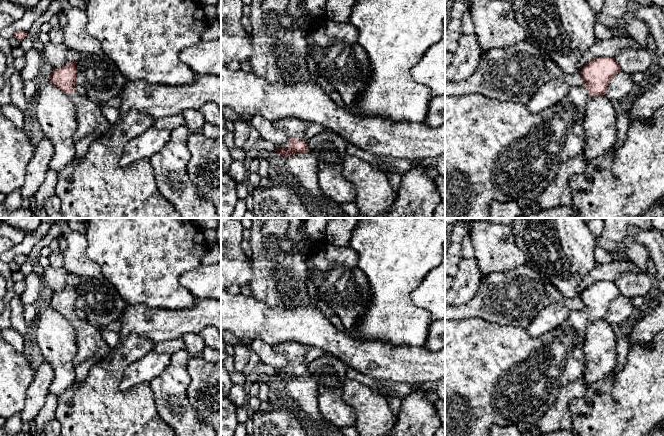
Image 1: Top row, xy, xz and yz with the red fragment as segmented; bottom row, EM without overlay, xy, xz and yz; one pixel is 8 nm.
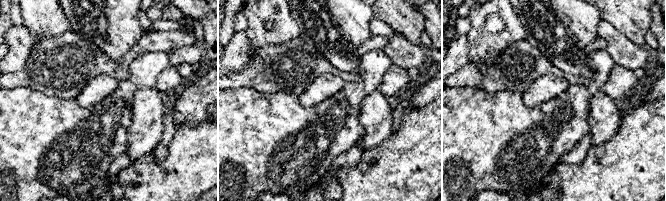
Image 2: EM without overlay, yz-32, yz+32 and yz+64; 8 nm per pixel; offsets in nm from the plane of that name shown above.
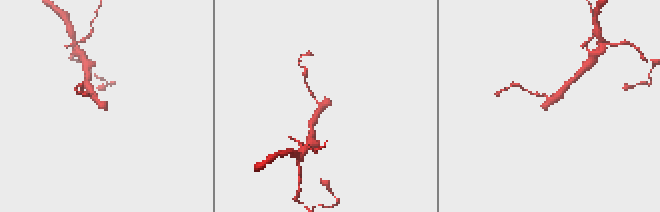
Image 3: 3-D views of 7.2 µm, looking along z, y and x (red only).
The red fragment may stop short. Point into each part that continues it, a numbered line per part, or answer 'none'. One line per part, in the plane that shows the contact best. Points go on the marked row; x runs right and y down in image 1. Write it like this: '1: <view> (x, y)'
1: xz (294, 127)

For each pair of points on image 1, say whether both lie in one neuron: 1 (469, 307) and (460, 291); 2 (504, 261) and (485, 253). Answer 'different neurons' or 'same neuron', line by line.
1: different neurons
2: same neuron

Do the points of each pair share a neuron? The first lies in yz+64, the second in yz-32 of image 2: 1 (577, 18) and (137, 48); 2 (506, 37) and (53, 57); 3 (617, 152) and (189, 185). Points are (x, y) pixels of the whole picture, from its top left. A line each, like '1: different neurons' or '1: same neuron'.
1: different neurons
2: different neurons
3: same neuron

